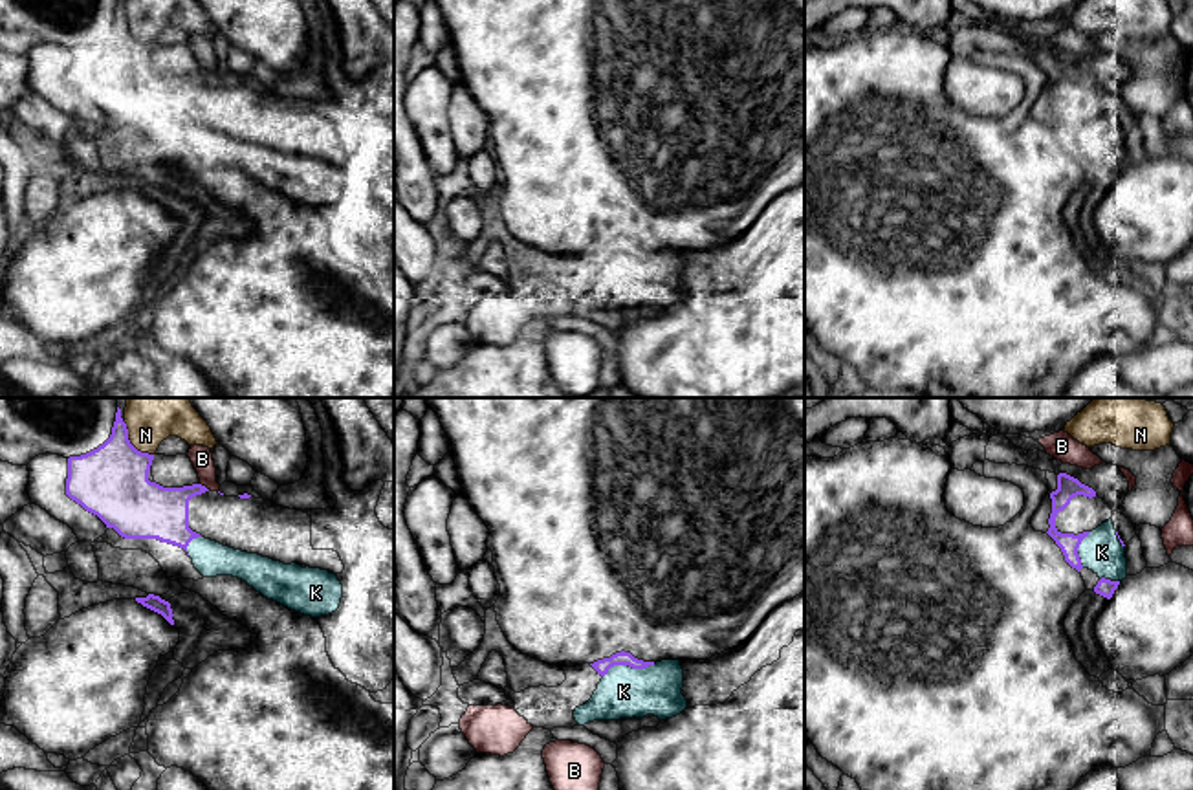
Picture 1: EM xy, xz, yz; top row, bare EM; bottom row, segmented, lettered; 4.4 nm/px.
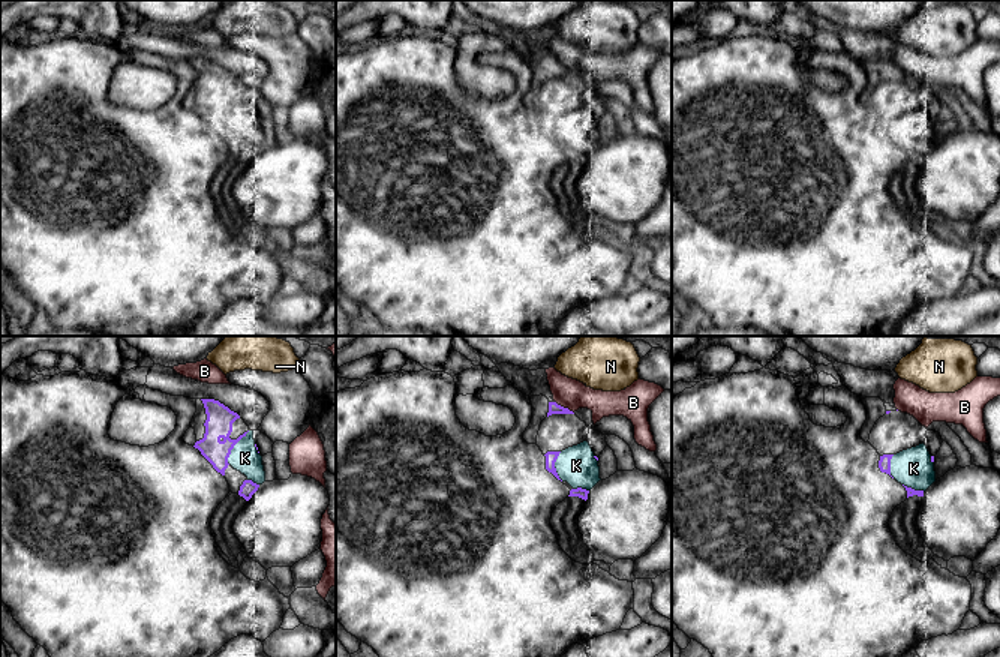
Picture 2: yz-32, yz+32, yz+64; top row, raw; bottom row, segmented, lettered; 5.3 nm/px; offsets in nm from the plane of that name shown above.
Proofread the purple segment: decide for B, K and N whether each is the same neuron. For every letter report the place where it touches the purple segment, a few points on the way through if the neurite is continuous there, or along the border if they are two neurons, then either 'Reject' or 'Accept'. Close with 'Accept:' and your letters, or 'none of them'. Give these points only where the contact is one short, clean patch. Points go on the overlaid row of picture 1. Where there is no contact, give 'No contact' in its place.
B: Touches purple at xy (204, 486). Boundary: xy (200, 482), (207, 490). Reject
K: Touches purple at xz (627, 664). Accept
N: Touches purple at xy (131, 444). Reject
Accept: K

